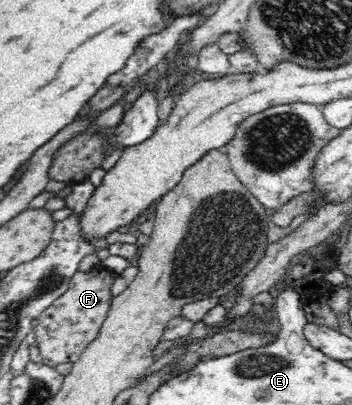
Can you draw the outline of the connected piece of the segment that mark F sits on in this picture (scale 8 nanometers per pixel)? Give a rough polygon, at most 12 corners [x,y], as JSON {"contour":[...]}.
{"contour":[[78,271],[38,316],[42,363],[76,362],[101,331],[116,275]]}

